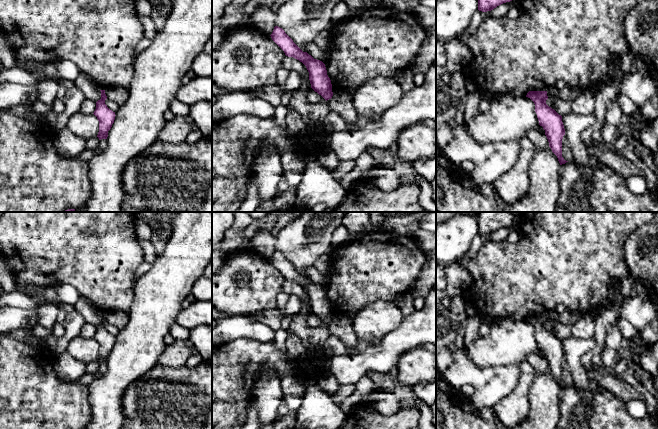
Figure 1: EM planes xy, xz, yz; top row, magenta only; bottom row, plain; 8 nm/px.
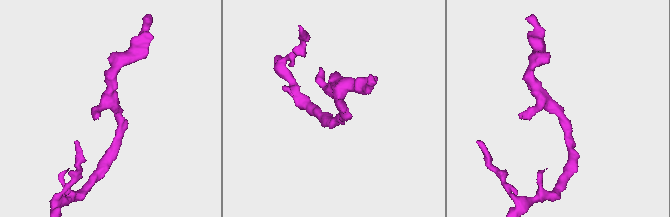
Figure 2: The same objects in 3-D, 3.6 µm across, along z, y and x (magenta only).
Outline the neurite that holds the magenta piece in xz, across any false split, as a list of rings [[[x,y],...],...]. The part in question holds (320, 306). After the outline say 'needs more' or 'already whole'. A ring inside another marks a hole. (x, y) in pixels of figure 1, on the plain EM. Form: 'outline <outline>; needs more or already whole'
outline [[[275,250],[272,258],[272,264],[284,275],[288,281],[293,281],[302,286],[308,296],[311,312],[321,319],[326,325],[333,320],[331,304],[327,299],[325,288],[314,283],[307,276],[303,276],[285,255]]]; already whole

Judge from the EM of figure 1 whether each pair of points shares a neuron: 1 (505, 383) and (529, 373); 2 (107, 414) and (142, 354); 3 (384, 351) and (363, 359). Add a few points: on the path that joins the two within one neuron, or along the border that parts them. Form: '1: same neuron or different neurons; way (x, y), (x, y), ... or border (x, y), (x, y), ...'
1: different neurons; border (519, 363), (519, 380), (506, 396)
2: same neuron; way (107, 399), (107, 391), (127, 369)
3: same neuron; way (379, 356), (368, 359)

